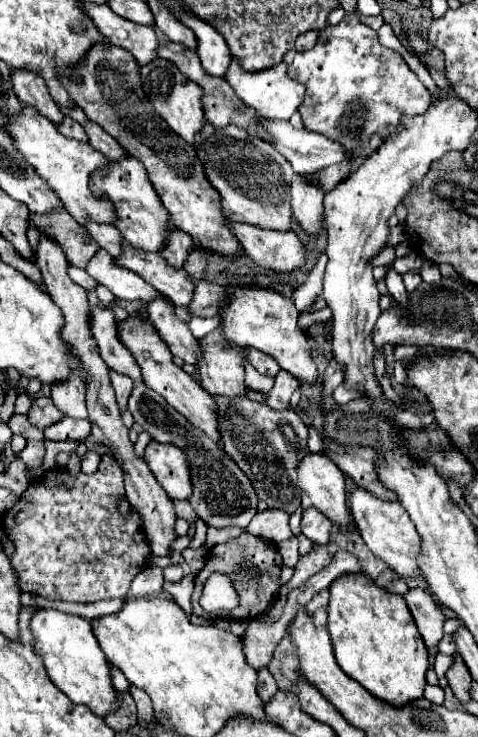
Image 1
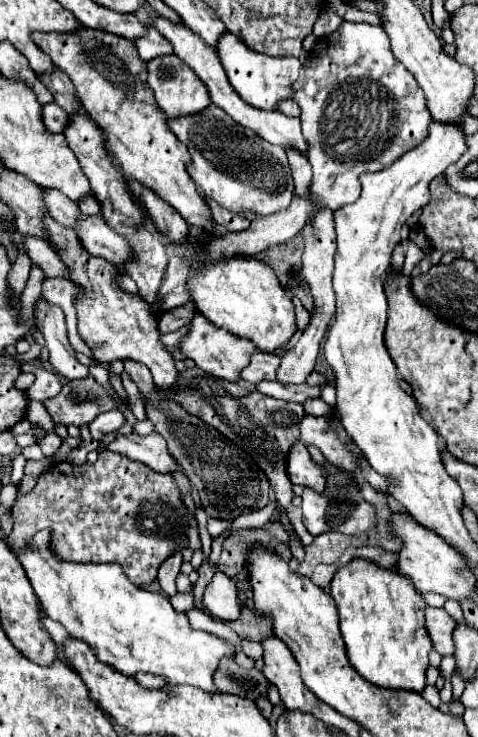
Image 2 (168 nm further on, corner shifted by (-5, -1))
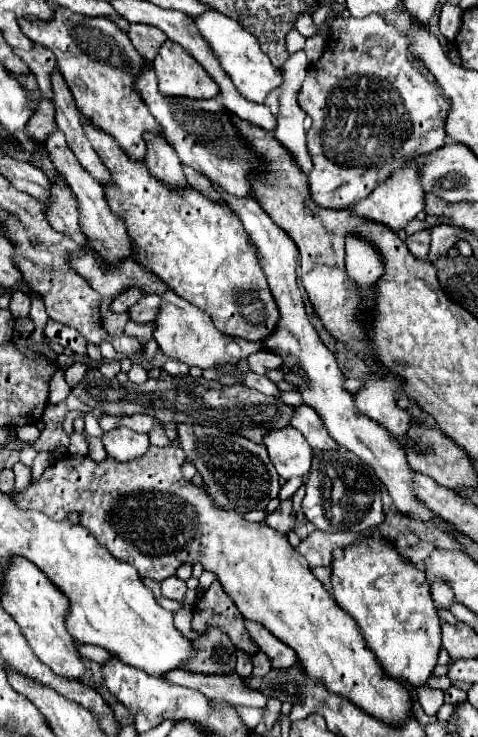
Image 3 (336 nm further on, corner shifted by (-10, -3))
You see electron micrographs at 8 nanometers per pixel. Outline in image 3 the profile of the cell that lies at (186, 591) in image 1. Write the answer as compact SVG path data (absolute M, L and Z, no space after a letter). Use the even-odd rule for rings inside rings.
M170 576L170 578L166 578L166 580L162 582L162 596L182 602L184 594L186 594L186 582L180 580L178 576Z

